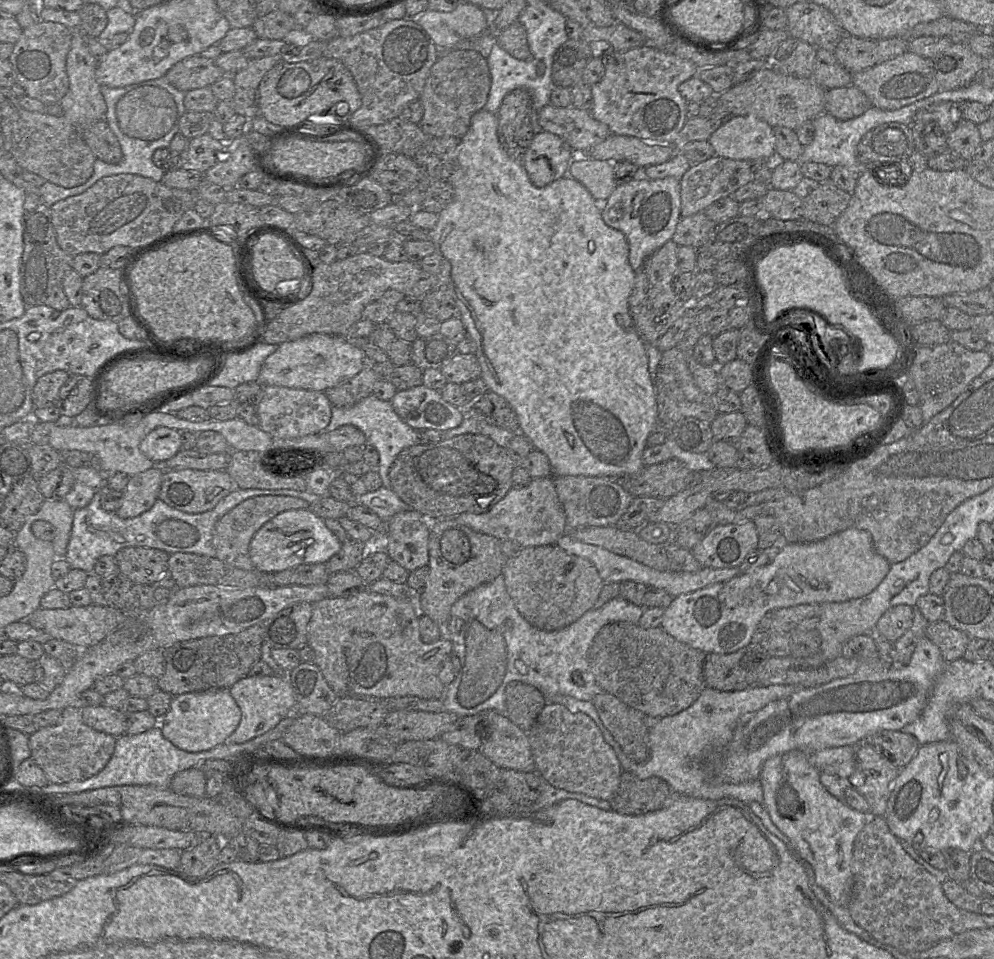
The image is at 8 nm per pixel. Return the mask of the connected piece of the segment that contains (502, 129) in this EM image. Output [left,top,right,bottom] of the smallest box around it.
[496,88,535,161]

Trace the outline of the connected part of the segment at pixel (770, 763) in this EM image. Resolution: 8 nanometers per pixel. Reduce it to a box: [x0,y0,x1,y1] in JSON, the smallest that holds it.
[759,750,870,906]

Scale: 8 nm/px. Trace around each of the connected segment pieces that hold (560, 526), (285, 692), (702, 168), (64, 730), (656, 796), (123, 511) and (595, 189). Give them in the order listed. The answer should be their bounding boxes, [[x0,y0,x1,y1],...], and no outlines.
[[455,477,567,548],[227,674,296,743],[679,156,773,218],[29,705,117,783],[609,771,672,815],[116,465,164,519],[568,154,615,204]]

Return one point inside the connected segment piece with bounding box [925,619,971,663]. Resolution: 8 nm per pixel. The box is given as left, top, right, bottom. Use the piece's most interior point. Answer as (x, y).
(952, 642)

